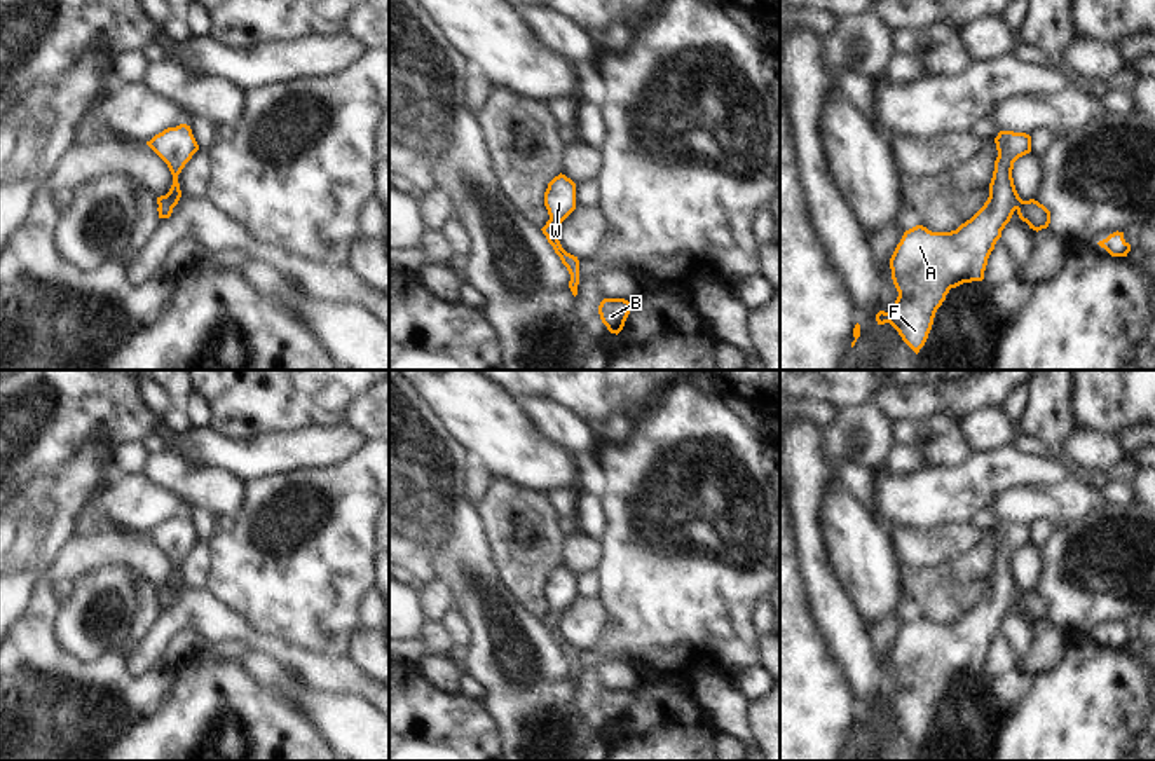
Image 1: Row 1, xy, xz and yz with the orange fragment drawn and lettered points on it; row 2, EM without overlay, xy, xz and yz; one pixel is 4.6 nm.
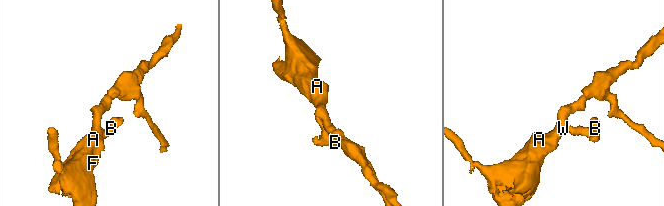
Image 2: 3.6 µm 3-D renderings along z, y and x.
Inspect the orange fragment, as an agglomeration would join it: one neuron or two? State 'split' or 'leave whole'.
leave whole

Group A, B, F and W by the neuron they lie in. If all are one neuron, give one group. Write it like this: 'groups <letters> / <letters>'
groups A B F W

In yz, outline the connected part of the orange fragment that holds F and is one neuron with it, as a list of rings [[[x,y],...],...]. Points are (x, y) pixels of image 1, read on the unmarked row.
[[[1000,522],[994,534],[998,548],[989,574],[989,588],[984,597],[951,623],[932,623],[923,616],[906,621],[890,649],[892,670],[899,688],[893,702],[879,702],[876,712],[878,716],[890,714],[916,745],[925,737],[935,703],[949,681],[963,674],[984,670],[988,649],[1014,604],[1036,623],[1047,620],[1050,614],[1050,602],[1035,590],[1022,592],[1012,569],[1014,553],[1031,543],[1031,527],[1026,524]]]

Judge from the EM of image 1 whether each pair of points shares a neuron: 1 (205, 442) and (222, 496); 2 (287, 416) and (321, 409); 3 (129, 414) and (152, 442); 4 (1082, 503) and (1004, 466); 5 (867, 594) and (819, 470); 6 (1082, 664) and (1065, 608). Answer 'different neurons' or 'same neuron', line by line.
1: different neurons
2: same neuron
3: different neurons
4: different neurons
5: different neurons
6: different neurons

